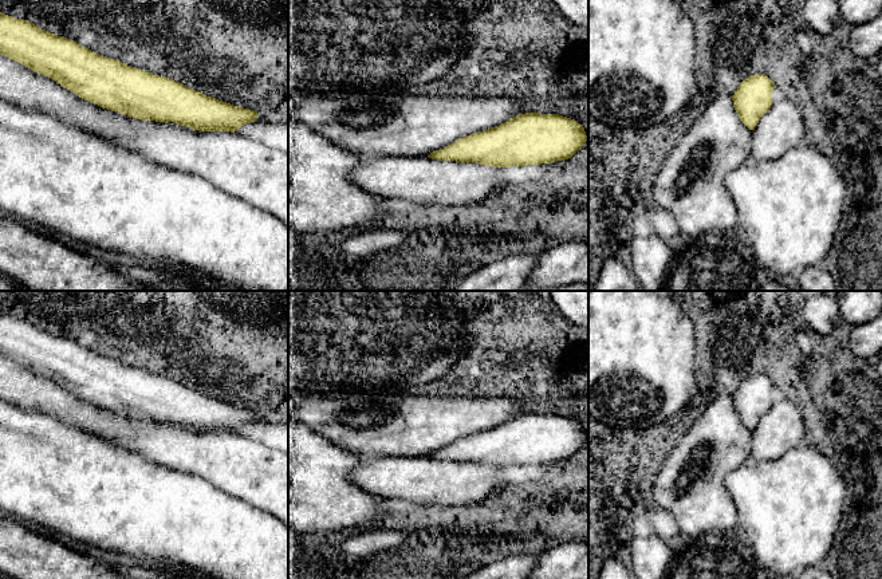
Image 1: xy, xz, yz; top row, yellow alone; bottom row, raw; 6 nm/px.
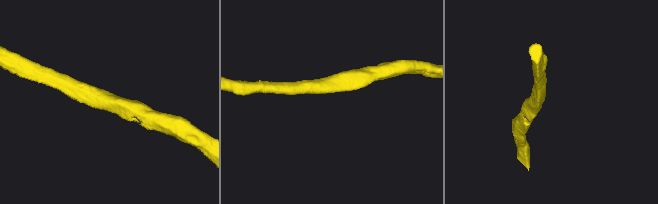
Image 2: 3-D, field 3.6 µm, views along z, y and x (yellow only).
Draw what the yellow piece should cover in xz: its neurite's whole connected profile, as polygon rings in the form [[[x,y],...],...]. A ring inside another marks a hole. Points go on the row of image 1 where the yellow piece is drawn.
[[[525,113],[519,114],[505,123],[462,137],[444,149],[429,155],[382,155],[365,158],[350,174],[350,180],[369,193],[383,198],[403,198],[409,204],[461,206],[485,201],[501,186],[497,177],[499,168],[540,165],[571,158],[587,141],[583,125],[559,114]]]

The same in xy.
[[[1,12],[0,99],[76,126],[158,165],[198,176],[227,194],[275,216],[288,228],[288,154],[235,133],[259,118],[253,110],[206,96],[166,76],[106,58],[71,39]]]

